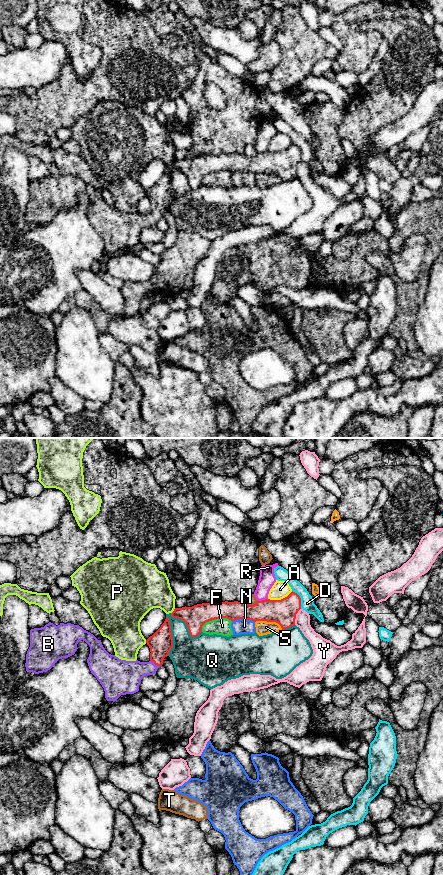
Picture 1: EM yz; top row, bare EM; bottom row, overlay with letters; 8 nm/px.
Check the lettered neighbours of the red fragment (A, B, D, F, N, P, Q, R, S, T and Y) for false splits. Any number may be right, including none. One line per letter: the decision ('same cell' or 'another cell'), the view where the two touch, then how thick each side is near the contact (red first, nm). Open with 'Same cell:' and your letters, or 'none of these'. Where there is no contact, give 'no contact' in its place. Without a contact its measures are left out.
Same cell: B
A: another cell; meets red in yz; 200 nm thick on the red side, 140 nm on the other
B: same cell; meets red in yz; 190 nm thick on the red side, 240 nm on the other
D: another cell; meets red in yz; 200 nm thick on the red side, 110 nm on the other
F: another cell; meets red in yz; 180 nm thick on the red side, 140 nm on the other
N: another cell; meets red in yz; 180 nm thick on the red side, 120 nm on the other
P: another cell; meets red in yz; 180 nm thick on the red side, 300 nm on the other
Q: another cell; meets red in yz; 180 nm thick on the red side, 340 nm on the other
R: another cell; meets red in yz; 200 nm thick on the red side, 130 nm on the other
S: another cell; meets red in yz; 200 nm thick on the red side, 110 nm on the other
T: another cell; meets red in yz; 190 nm thick on the red side, 80 nm on the other
Y: another cell; meets red in yz; 200 nm thick on the red side, 120 nm on the other

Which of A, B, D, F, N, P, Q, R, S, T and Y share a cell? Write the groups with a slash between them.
A / B / D T / F / N / P / Q / R / S / Y

